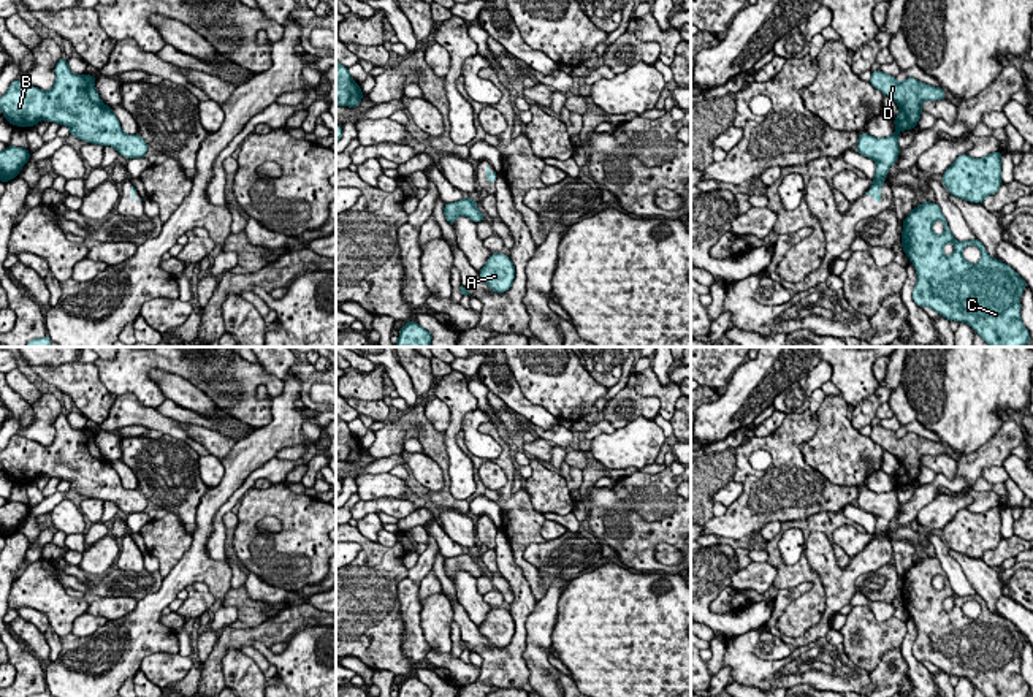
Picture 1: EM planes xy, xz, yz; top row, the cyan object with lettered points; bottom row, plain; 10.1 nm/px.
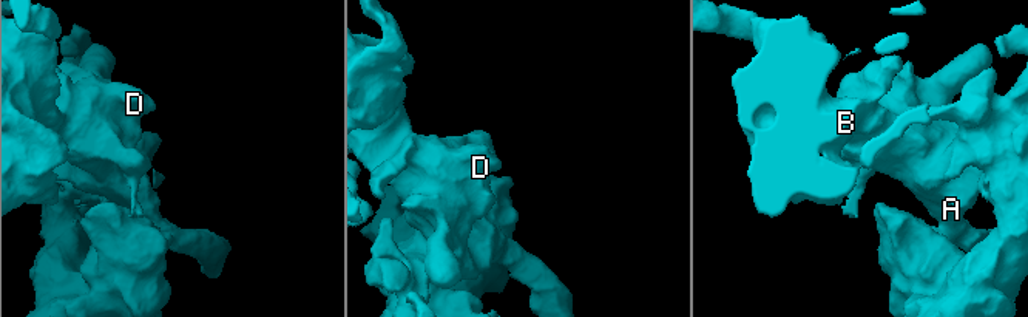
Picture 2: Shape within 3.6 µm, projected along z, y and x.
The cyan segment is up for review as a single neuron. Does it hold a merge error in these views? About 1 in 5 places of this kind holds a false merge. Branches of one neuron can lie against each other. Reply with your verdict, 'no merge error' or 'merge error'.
no merge error

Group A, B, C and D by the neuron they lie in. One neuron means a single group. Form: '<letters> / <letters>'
A B C D

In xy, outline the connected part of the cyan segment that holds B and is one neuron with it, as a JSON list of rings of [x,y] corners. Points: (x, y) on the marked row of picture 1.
[[[67,57],[57,62],[54,73],[55,82],[51,90],[13,81],[0,98],[5,120],[27,128],[48,119],[67,125],[70,135],[84,143],[116,147],[125,158],[146,155],[146,141],[138,133],[124,133],[112,109],[101,101],[95,89],[95,76],[73,74]]]

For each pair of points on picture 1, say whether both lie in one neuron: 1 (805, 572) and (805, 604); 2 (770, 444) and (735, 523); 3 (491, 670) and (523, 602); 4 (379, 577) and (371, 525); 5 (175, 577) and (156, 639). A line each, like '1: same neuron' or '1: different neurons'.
1: same neuron
2: same neuron
3: same neuron
4: different neurons
5: same neuron

